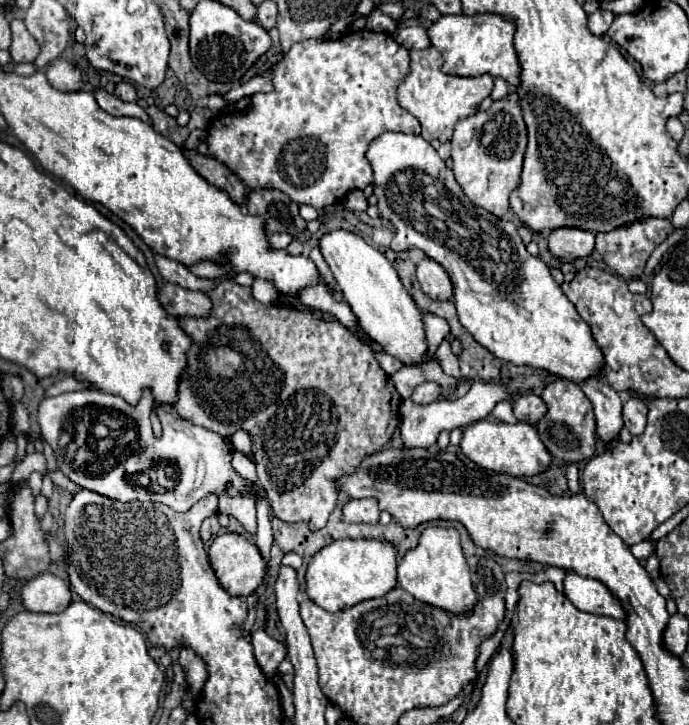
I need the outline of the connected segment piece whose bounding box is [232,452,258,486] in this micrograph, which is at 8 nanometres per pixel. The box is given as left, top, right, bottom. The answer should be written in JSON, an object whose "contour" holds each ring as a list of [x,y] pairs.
{"contour":[[[234,452],[232,466],[236,468],[238,474],[244,474],[244,478],[252,478],[252,482],[256,482],[256,486],[258,486],[258,478],[256,478],[256,468],[254,468],[252,456],[246,456],[242,452]]]}

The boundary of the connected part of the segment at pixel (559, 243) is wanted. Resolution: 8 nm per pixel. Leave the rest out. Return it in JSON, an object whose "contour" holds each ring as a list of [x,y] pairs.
{"contour":[[[556,228],[548,236],[550,252],[562,260],[572,262],[576,258],[590,256],[594,250],[594,234],[580,228]]]}

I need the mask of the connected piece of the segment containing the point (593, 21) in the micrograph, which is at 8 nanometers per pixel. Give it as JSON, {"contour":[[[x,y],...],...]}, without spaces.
{"contour":[[[596,10],[596,12],[588,14],[588,30],[594,36],[604,36],[608,32],[612,20],[614,20],[612,12],[608,12],[608,10]]]}

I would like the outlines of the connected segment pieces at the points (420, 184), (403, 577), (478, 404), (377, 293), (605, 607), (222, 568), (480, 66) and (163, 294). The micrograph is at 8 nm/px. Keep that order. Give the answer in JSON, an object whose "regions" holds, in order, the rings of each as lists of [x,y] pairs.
{"regions":[[[[384,132],[380,138],[376,138],[376,142],[372,142],[366,154],[374,170],[374,194],[378,196],[380,216],[388,218],[396,228],[390,248],[400,252],[414,246],[444,266],[454,284],[460,324],[474,336],[476,342],[480,342],[500,360],[516,366],[548,370],[550,374],[574,380],[578,384],[594,376],[604,376],[604,356],[590,332],[590,326],[580,318],[574,304],[552,280],[548,266],[538,256],[528,254],[518,230],[514,228],[514,222],[506,222],[486,210],[474,208],[454,180],[454,172],[446,168],[444,160],[430,146],[430,142],[416,134]]],[[[428,526],[422,530],[418,544],[410,548],[398,564],[398,586],[408,590],[414,598],[452,610],[454,614],[466,614],[480,600],[480,596],[472,590],[470,568],[462,552],[460,534],[446,526]]],[[[478,380],[472,384],[472,388],[468,390],[466,396],[456,398],[456,400],[438,400],[438,402],[432,402],[428,406],[418,406],[412,400],[404,400],[400,406],[400,438],[402,438],[402,444],[404,444],[404,448],[430,448],[436,444],[438,434],[442,430],[450,432],[454,428],[464,428],[472,422],[484,420],[500,400],[508,400],[508,398],[510,398],[510,394],[506,392],[504,386]]],[[[342,228],[322,234],[318,246],[344,294],[344,300],[350,304],[366,334],[380,346],[384,346],[388,354],[400,358],[406,364],[428,362],[430,358],[426,358],[426,334],[422,326],[422,314],[408,290],[402,286],[396,270],[386,260],[386,256],[358,234]]],[[[568,572],[564,580],[564,594],[572,600],[572,604],[584,612],[612,616],[618,620],[626,618],[626,610],[620,600],[600,582],[592,578],[584,578],[576,572]]],[[[220,534],[212,540],[208,548],[208,562],[220,582],[220,586],[230,594],[230,596],[248,596],[252,594],[264,580],[266,574],[266,560],[260,556],[258,548],[254,542],[242,538],[240,534]]],[[[450,14],[440,16],[436,22],[432,22],[432,26],[428,28],[428,38],[444,58],[442,72],[454,76],[480,76],[488,72],[496,78],[502,78],[508,86],[518,86],[520,64],[512,44],[514,30],[516,26],[512,22],[496,14],[476,14],[476,16]]],[[[166,284],[160,290],[160,302],[172,316],[194,316],[208,318],[212,310],[212,300],[204,292],[192,292],[176,284]]]]}

